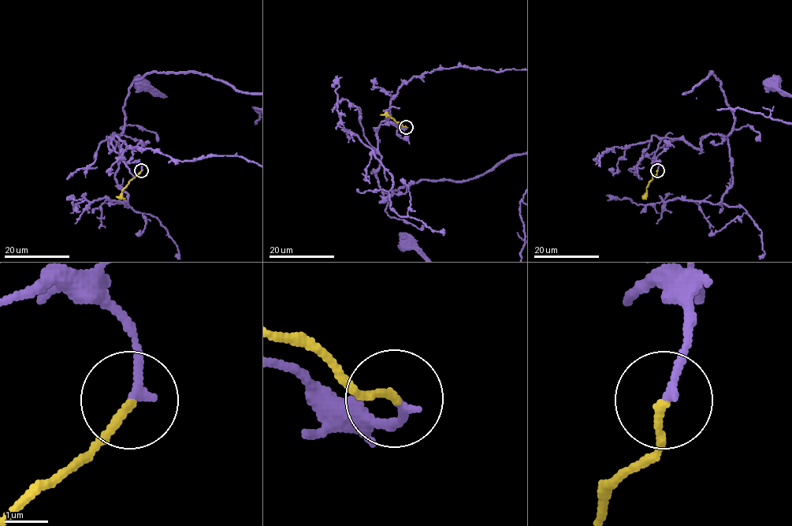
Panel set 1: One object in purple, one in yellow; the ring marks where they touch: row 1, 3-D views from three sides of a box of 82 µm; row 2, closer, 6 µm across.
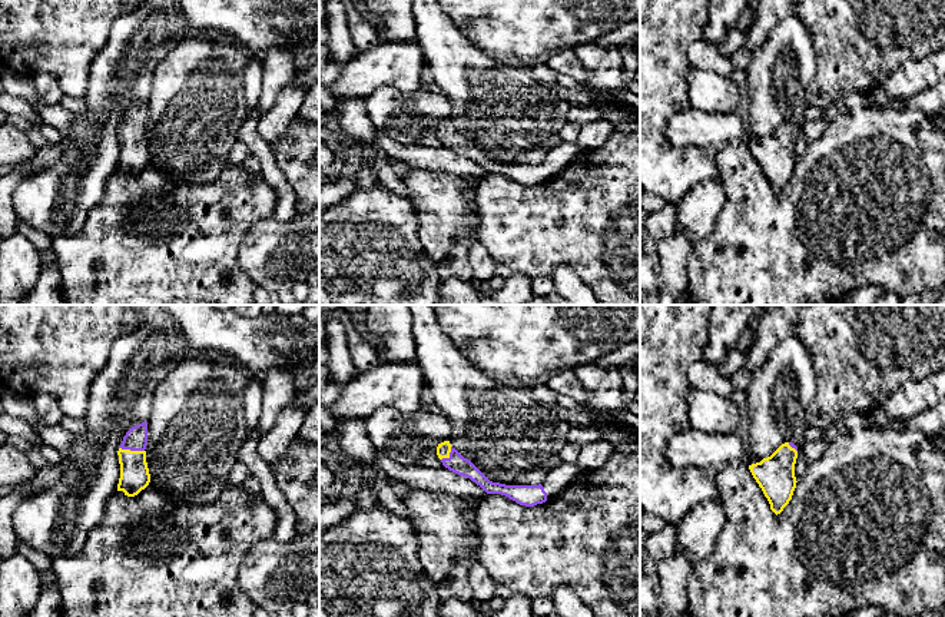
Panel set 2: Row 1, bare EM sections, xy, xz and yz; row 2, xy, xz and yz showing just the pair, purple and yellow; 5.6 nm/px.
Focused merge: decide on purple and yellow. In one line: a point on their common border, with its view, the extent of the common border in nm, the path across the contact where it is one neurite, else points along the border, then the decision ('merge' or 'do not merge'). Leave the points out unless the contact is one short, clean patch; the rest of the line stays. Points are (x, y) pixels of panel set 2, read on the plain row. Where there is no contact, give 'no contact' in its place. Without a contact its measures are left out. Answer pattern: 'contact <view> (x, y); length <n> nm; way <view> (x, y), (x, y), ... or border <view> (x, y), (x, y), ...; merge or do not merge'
contact xy (132, 129); length 150 nm; way xy (136, 118), (132, 129), (135, 156); merge

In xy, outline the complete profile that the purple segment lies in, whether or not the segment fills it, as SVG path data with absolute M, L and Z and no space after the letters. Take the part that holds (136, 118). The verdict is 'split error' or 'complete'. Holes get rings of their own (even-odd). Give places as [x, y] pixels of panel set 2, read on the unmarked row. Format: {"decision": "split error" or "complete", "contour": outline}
{"decision": "split error", "contour": "M147 102L132 106L119 126L120 157L117 170L127 176L137 175L150 162L146 142Z"}

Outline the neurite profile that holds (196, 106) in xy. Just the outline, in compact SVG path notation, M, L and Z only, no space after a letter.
M190 31L175 46L156 67L147 99L149 165L170 180L198 185L210 183L220 175L248 116L243 70L251 60L248 49L216 31Z

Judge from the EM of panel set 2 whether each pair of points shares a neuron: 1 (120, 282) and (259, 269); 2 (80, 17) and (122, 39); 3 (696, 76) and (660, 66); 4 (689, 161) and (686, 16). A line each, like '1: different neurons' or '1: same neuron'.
1: different neurons
2: different neurons
3: different neurons
4: same neuron

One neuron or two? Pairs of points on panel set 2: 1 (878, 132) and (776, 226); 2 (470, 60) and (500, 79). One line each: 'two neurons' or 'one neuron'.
1: one neuron
2: one neuron

